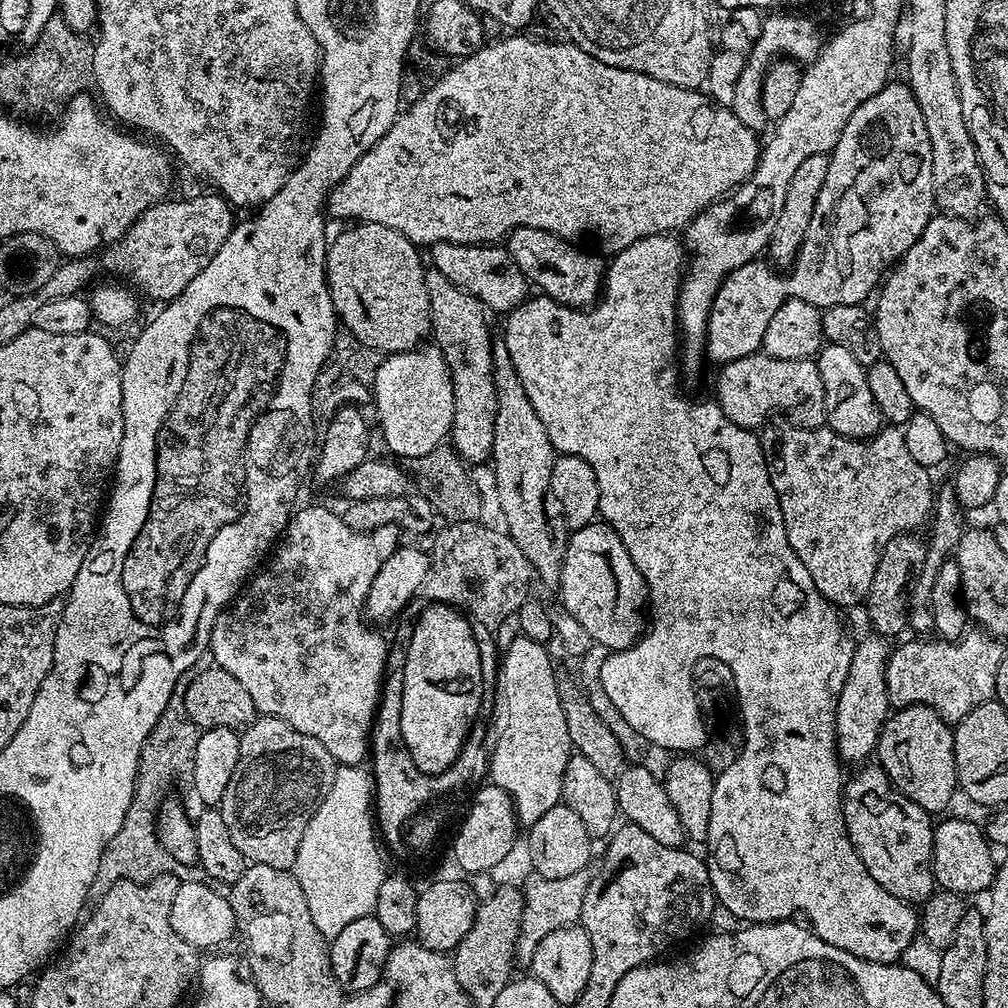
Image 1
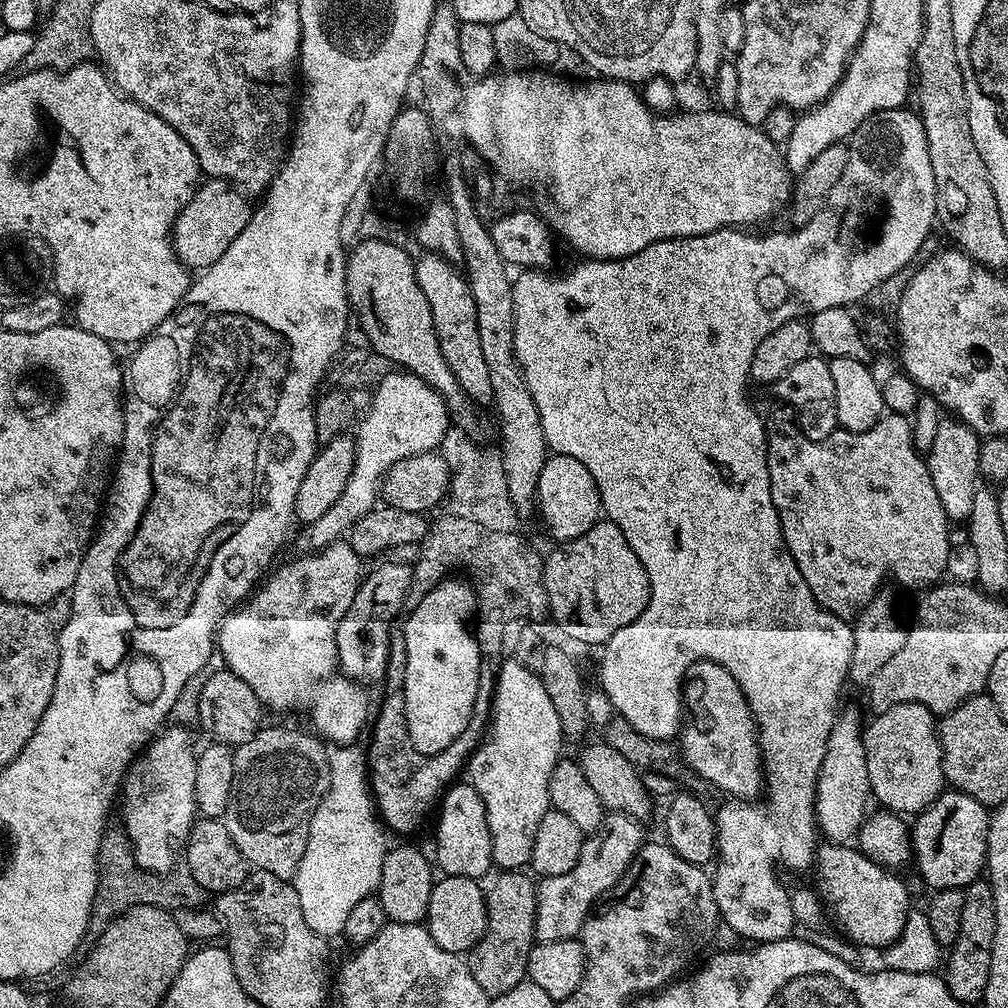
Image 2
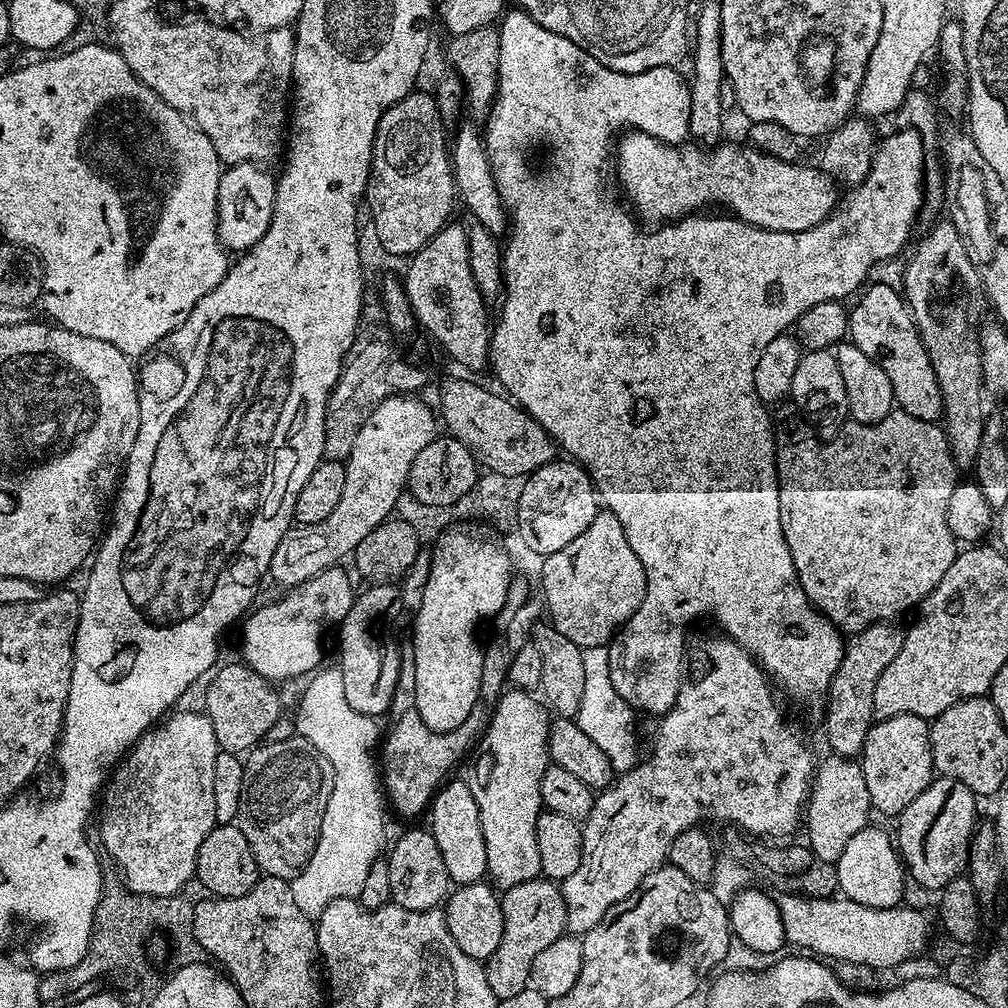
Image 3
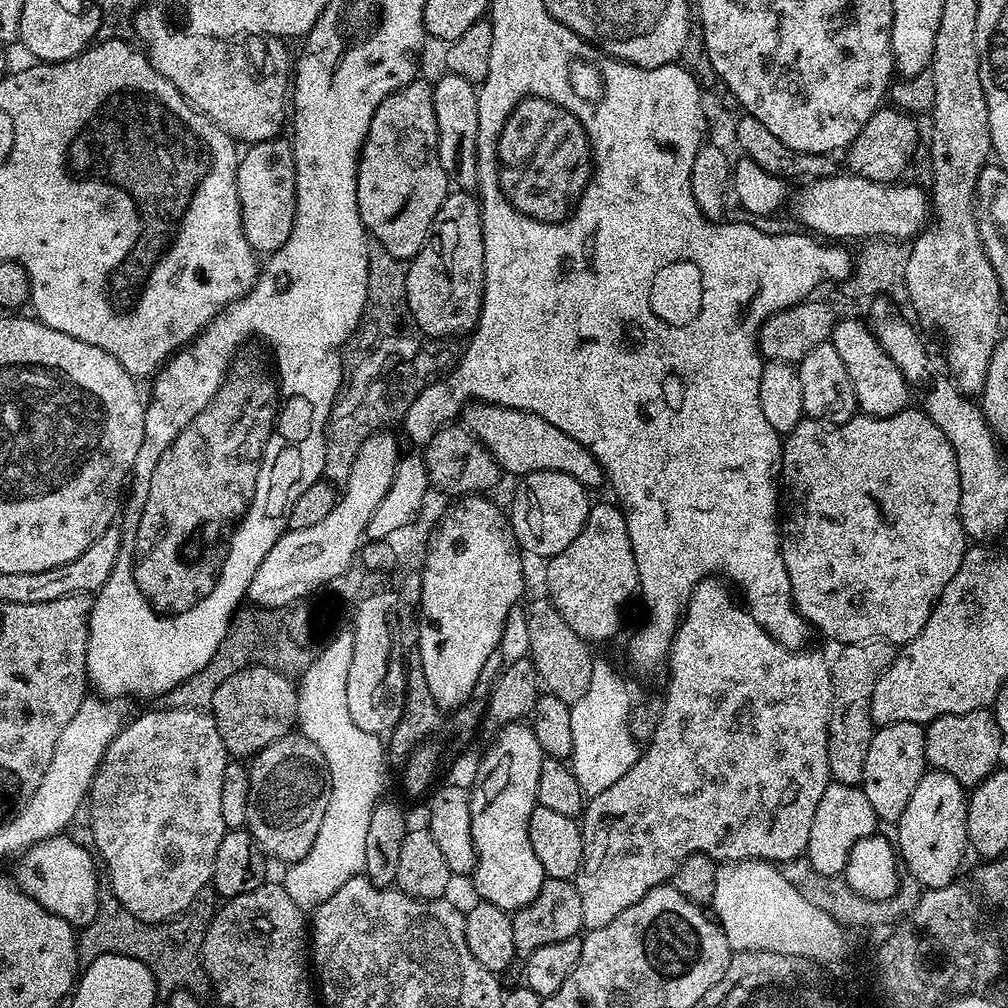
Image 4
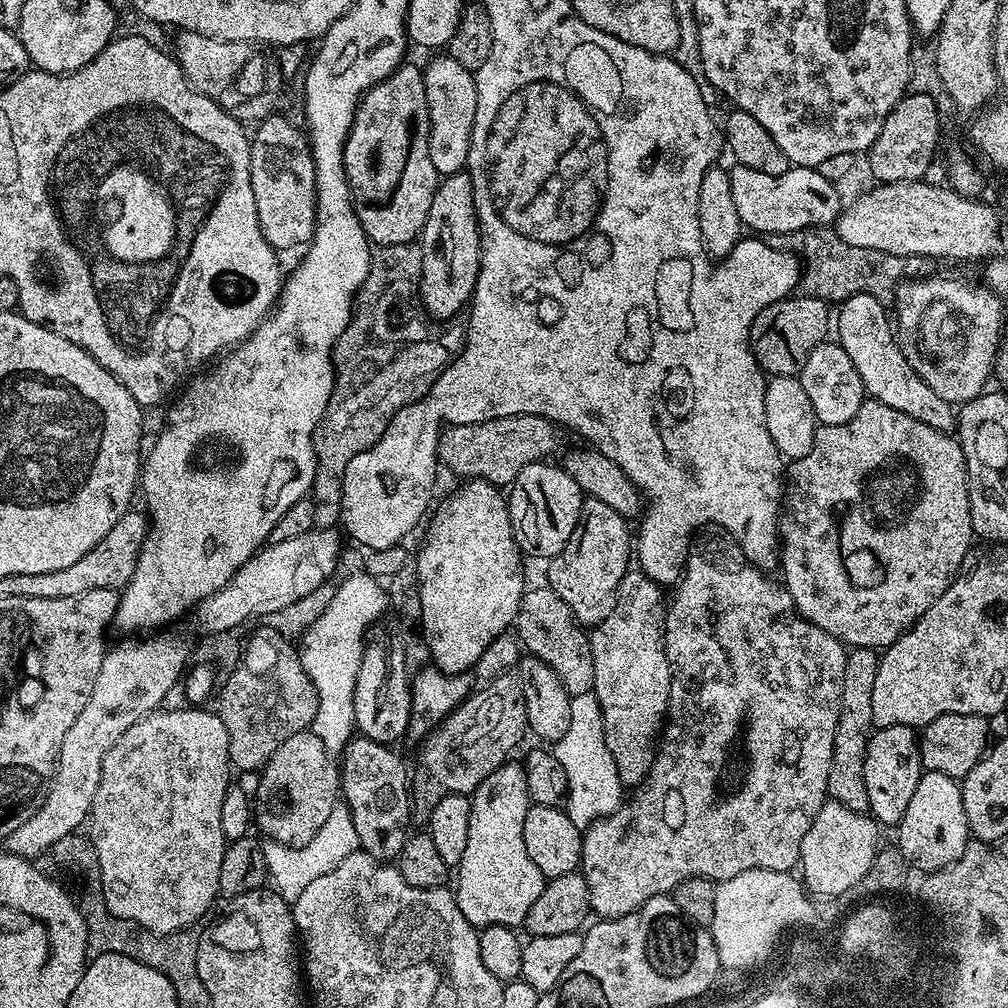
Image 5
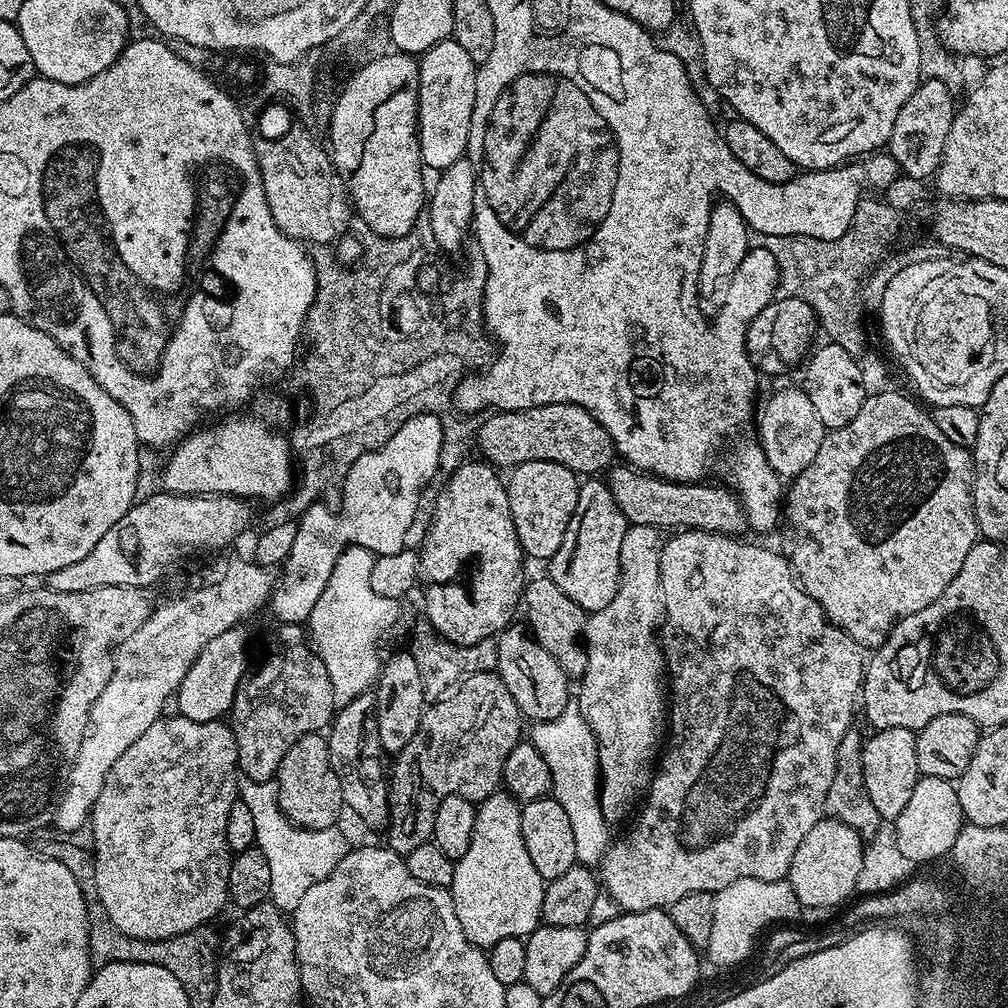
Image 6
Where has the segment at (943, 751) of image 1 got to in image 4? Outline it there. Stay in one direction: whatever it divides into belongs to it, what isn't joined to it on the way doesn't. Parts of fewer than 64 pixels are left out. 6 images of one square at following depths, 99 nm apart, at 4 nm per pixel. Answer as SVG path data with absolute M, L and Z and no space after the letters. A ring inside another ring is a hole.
M898 722L877 727L872 733L870 750L866 750L864 783L862 785L870 806L874 806L877 821L899 821L910 794L924 777L926 761L924 759L924 728L914 722Z

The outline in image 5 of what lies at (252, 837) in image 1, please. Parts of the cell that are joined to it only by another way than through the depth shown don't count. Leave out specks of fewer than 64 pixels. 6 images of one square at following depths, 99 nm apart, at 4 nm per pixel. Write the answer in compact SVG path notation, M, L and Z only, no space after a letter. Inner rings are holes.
M312 731L299 732L274 750L259 773L254 793L255 827L261 828L269 841L301 848L326 826L326 818L338 807L341 796L340 770L333 753Z

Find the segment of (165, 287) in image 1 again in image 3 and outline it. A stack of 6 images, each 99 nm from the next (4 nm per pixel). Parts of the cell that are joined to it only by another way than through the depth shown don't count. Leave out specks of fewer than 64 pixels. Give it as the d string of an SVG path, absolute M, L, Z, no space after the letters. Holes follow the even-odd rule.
M234 164L225 167L218 182L218 231L220 242L232 254L243 254L266 234L274 214L277 177L258 164Z

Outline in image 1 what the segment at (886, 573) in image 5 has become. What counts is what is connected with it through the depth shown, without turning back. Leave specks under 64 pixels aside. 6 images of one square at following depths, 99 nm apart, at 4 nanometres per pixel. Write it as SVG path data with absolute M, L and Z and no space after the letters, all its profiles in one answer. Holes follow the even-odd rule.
M768 422L763 425L759 438L766 458L766 466L768 467L768 481L774 486L774 494L778 498L780 509L782 510L782 518L786 526L786 538L794 550L794 554L802 562L802 566L806 566L806 570L810 570L810 578L814 578L814 586L818 586L820 593L830 603L847 610L851 604L856 604L859 600L861 603L867 597L870 582L874 578L874 570L878 566L878 558L882 554L886 542L890 542L894 537L907 533L909 530L916 530L916 527L924 519L926 519L925 521L929 519L934 508L934 487L932 488L932 480L928 477L931 476L929 469L923 468L917 462L914 462L913 456L906 450L904 433L896 426L881 427L880 431L871 440L851 440L827 426L801 428L787 422L781 422L781 424L772 423Z

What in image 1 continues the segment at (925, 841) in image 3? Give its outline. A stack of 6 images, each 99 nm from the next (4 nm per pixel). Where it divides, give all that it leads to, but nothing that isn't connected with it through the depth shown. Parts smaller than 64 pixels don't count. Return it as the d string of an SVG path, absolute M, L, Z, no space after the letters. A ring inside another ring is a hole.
M944 820L932 833L932 873L941 889L968 898L975 892L987 893L996 880L997 857L992 857L993 845L976 824L968 820Z

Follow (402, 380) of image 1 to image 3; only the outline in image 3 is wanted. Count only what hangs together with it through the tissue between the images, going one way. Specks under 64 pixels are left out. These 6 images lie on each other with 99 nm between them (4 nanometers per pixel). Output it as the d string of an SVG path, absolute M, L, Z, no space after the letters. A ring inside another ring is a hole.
M412 394L387 396L366 417L344 464L345 485L338 506L322 522L293 527L284 535L282 542L278 542L278 550L274 550L274 558L268 567L268 576L271 579L276 579L278 583L284 584L283 586L295 586L314 578L328 568L337 567L343 556L351 557L355 553L358 542L362 542L362 538L366 538L370 530L374 530L382 521L393 515L392 507L399 502L400 491L405 491L408 472L412 469L414 458L418 458L418 453L426 446L430 446L430 442L438 436L438 420L433 409L431 412L422 401L415 399L418 398Z

